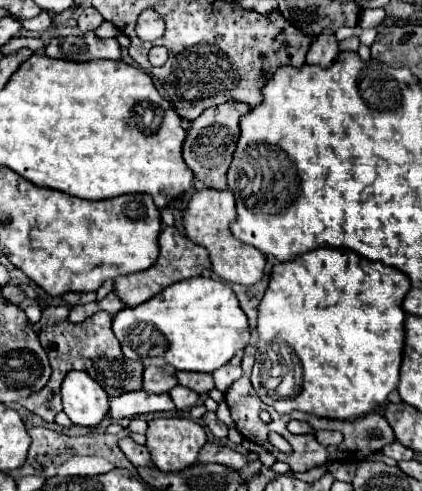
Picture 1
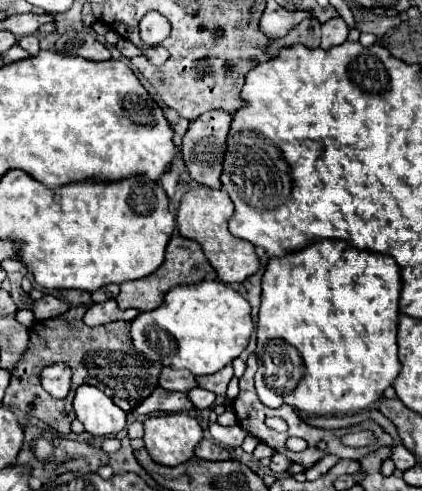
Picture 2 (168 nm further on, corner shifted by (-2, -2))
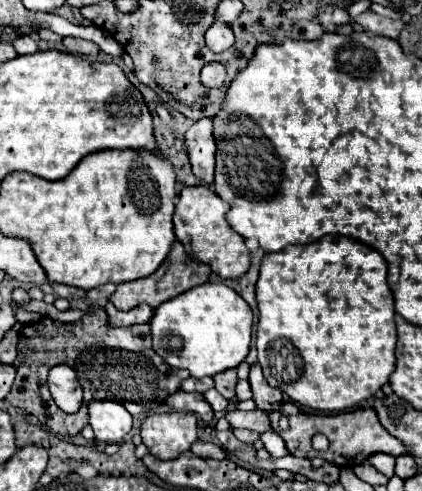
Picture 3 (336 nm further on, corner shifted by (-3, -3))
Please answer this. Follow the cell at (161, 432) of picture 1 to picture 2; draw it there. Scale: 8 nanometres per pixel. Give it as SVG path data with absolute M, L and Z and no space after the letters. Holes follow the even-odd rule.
M188 414L150 416L144 420L144 444L158 464L178 466L190 460L200 440L202 428Z

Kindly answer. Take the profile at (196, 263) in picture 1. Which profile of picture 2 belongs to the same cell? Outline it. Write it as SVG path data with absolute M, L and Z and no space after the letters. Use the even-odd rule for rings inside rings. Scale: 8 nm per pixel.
M172 236L170 238L170 244L166 248L166 258L162 262L162 266L152 272L150 276L142 278L142 280L134 280L134 282L124 282L120 284L120 294L116 298L118 306L120 308L136 308L140 312L144 310L154 310L162 304L164 296L168 294L170 288L178 286L178 284L196 284L196 282L202 282L206 278L212 276L212 266L210 262L206 260L202 248L198 242L194 240L188 240L188 238L182 238L182 236Z

